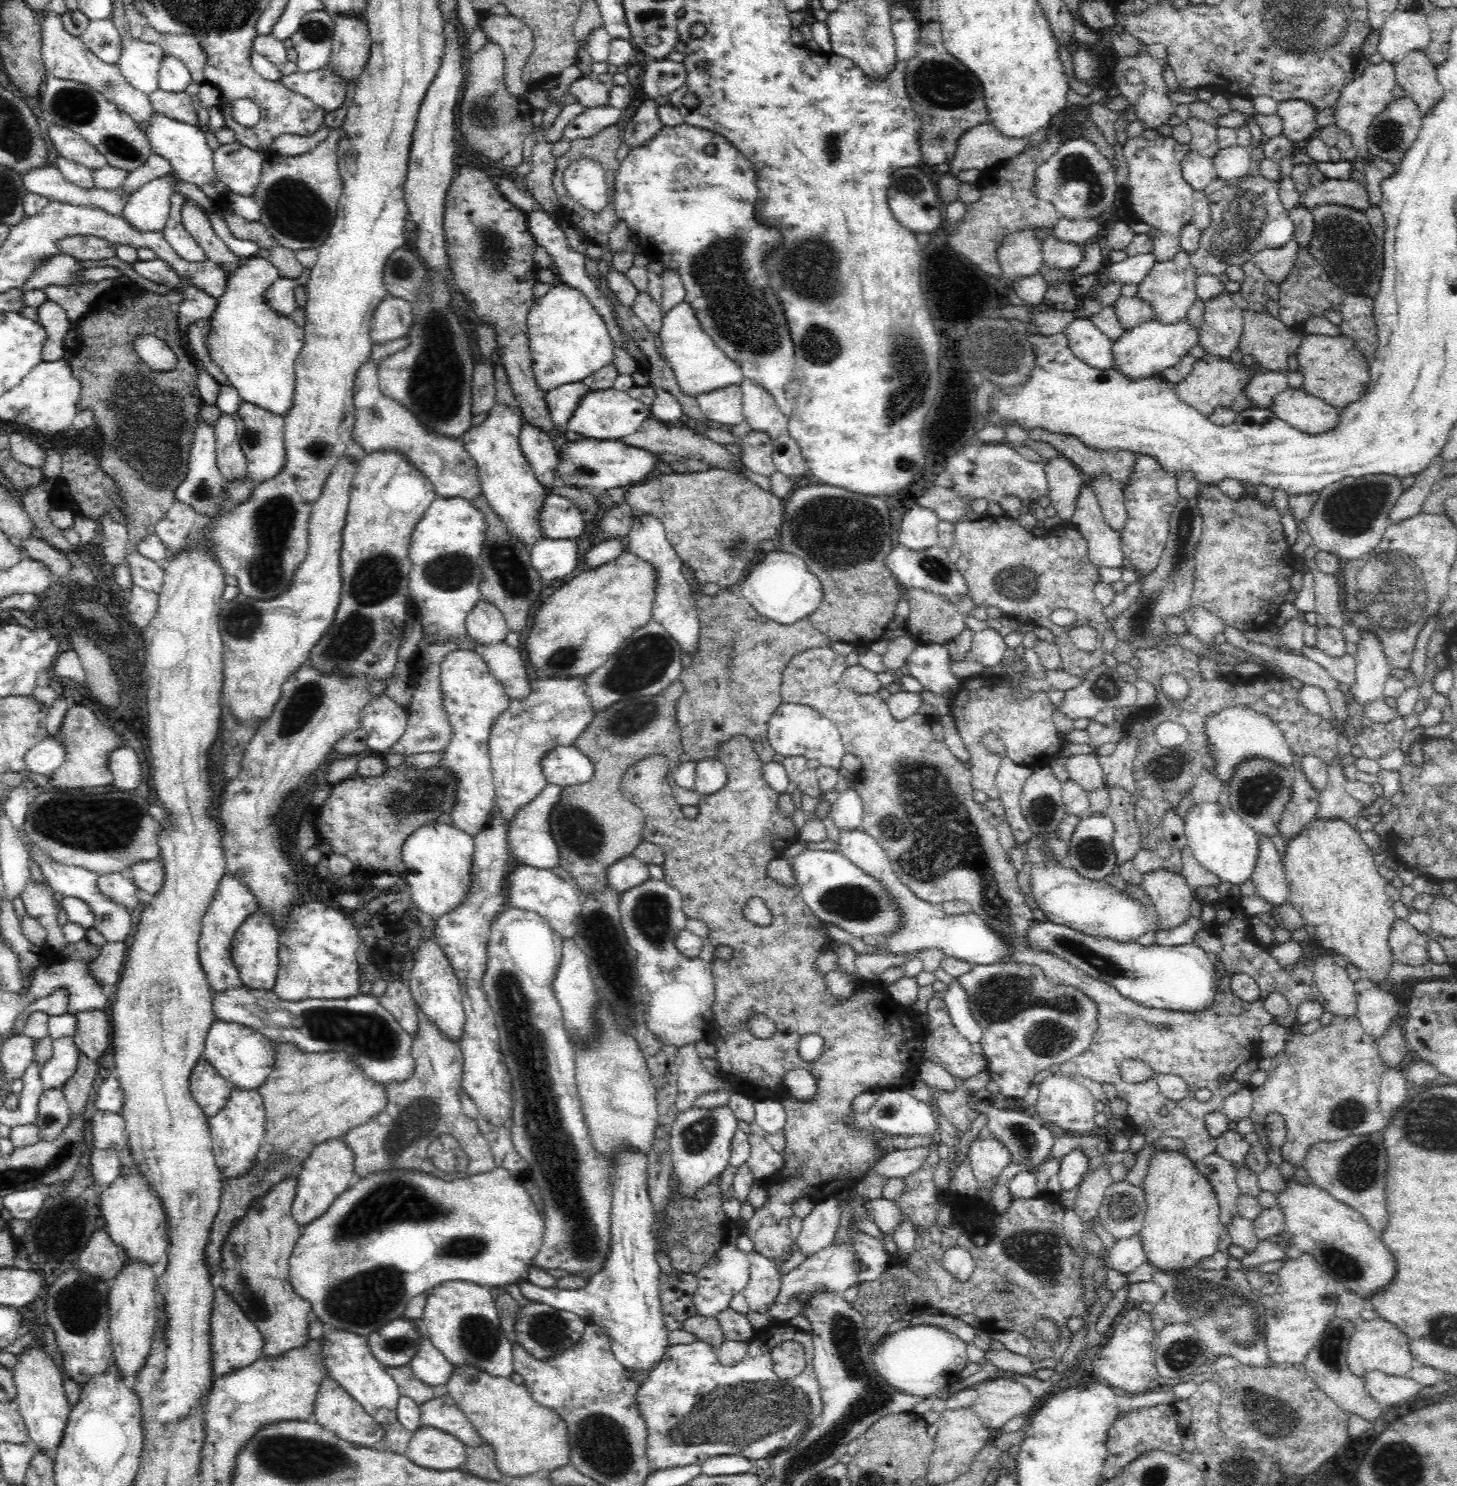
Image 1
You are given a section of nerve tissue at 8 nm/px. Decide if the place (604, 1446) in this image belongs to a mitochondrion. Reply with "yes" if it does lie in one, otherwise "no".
yes

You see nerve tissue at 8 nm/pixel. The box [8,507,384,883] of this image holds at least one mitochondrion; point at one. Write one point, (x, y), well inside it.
(119, 835)

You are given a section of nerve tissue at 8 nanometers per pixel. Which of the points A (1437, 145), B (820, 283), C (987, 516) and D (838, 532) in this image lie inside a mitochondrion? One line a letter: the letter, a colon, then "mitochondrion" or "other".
A: other
B: mitochondrion
C: other
D: mitochondrion

